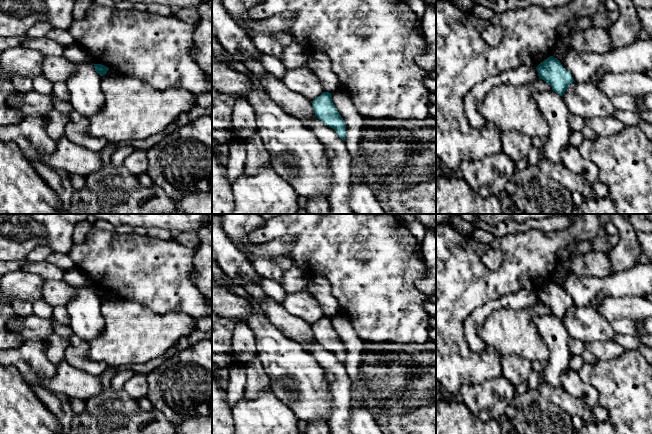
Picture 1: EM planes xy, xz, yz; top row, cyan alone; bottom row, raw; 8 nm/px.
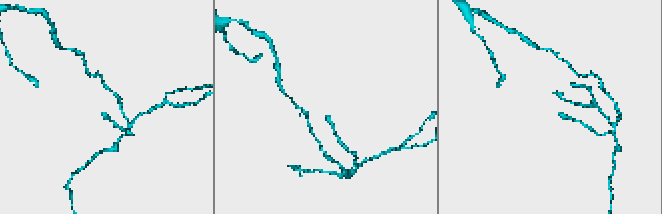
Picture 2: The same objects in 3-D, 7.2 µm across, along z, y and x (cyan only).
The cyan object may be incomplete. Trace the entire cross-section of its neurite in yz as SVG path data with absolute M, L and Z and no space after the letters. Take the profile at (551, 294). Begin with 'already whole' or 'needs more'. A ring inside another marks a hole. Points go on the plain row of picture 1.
already whole; M553 280L541 286L536 293L538 300L547 306L552 311L552 314L560 320L564 318L571 307L575 306L571 297Z

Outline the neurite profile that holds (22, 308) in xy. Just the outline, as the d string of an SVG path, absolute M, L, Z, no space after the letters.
M21 300L14 301L12 303L12 309L19 316L26 317L33 314L32 303L28 301L21 301Z

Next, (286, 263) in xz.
M276 256L273 259L274 263L276 263L278 266L282 267L283 270L289 270L294 266L294 262L292 259L283 257L283 256Z

